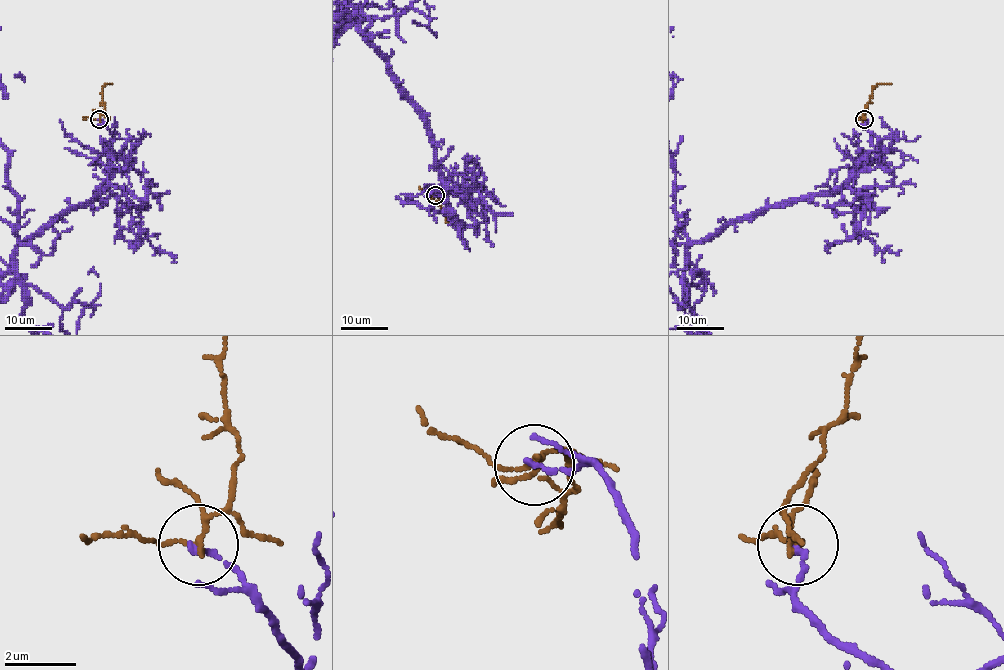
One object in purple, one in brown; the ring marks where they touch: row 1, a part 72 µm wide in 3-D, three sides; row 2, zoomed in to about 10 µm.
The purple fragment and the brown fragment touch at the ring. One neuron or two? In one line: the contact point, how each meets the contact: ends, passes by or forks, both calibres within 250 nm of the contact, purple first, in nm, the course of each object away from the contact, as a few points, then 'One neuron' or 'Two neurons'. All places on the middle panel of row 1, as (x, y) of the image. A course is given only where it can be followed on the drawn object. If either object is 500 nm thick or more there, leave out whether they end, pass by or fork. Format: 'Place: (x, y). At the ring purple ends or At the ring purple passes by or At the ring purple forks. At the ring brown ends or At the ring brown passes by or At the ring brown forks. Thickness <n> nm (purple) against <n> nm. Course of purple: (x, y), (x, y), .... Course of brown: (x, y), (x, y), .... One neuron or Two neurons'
Place: (435, 195). At the ring purple ends. At the ring brown forks. Thickness 170 nm (purple) against 110 nm. Course of purple: (435, 195), (446, 212), (424, 112), (351, 19), (363, 32). Course of brown: (435, 195), (439, 194), (439, 204), (447, 223). Two neurons

